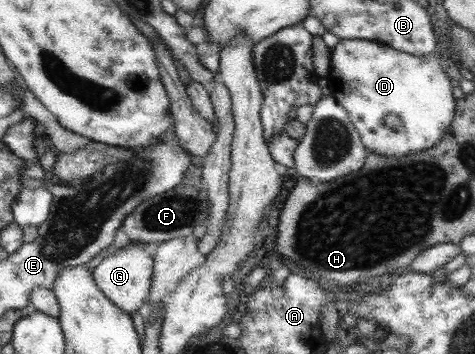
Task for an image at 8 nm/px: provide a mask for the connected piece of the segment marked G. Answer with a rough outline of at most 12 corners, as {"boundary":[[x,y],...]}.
{"boundary":[[117,248],[91,272],[105,298],[129,315],[148,302],[152,257]]}

